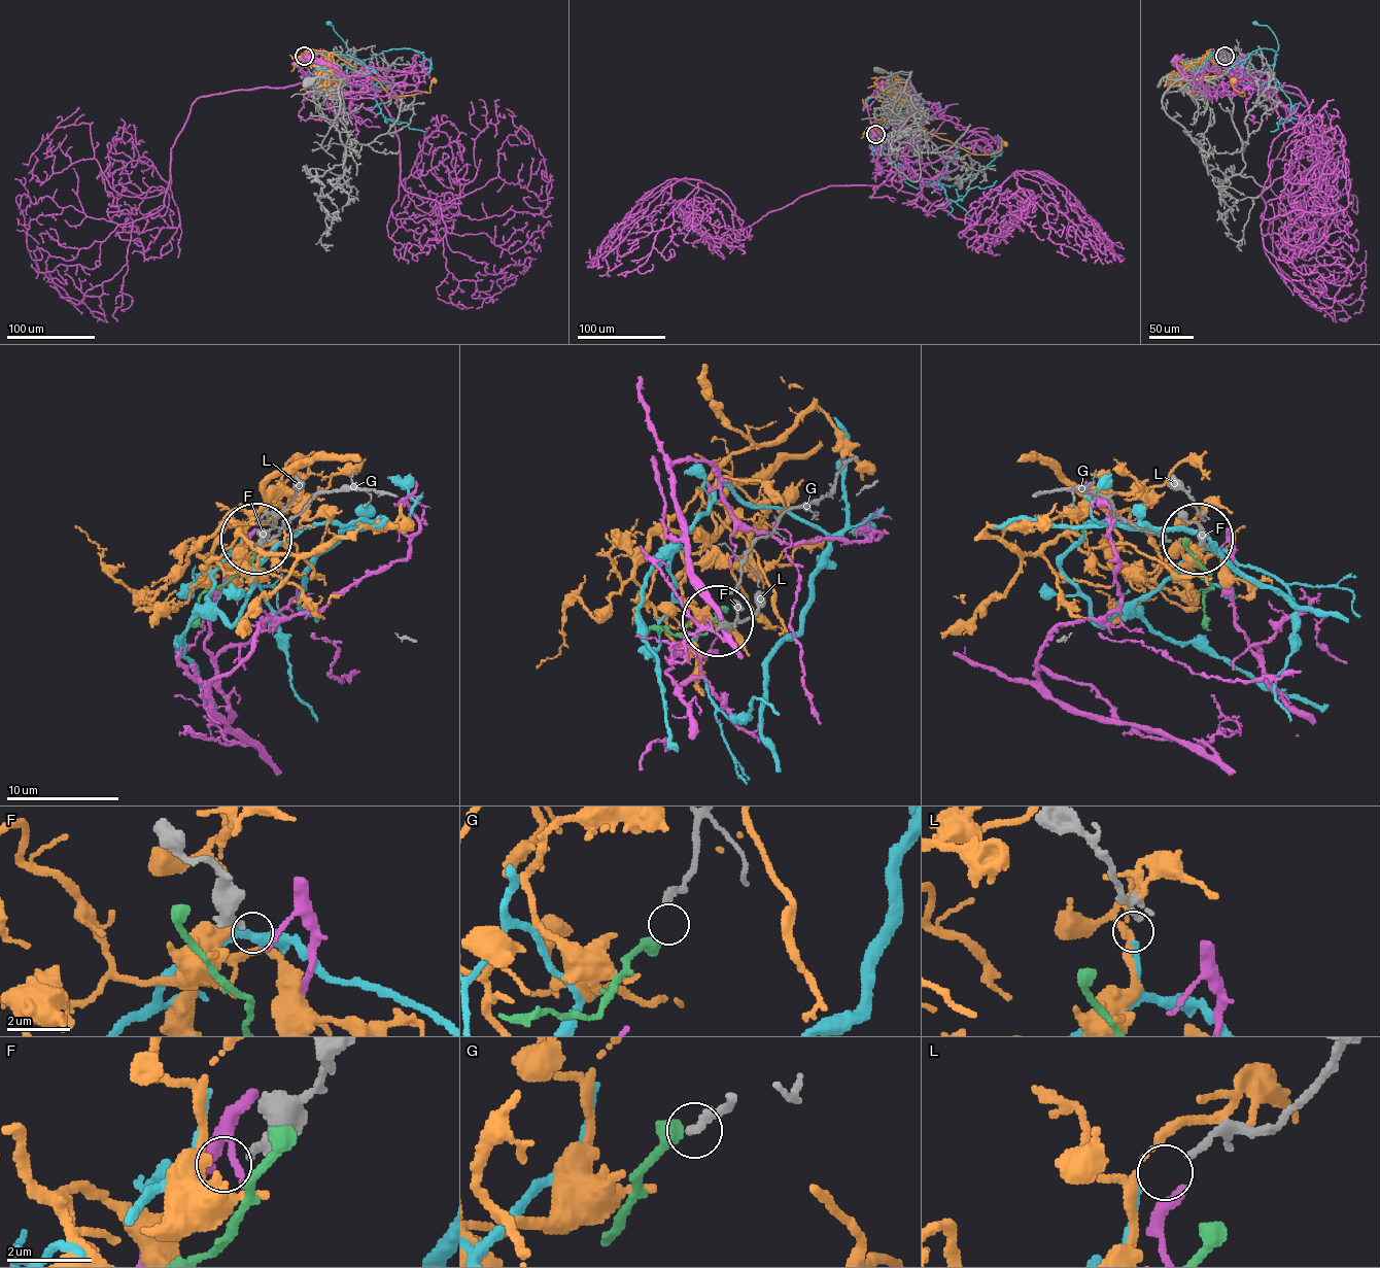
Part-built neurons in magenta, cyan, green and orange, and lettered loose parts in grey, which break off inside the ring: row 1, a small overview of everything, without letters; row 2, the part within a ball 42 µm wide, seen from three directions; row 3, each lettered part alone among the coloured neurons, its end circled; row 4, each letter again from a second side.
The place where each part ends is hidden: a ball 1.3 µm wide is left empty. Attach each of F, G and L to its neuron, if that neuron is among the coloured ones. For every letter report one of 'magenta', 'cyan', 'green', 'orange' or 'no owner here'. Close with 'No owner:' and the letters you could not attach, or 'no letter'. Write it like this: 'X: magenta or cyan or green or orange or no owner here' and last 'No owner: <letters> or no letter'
F: no owner here
G: green
L: cyan
No owner: F

